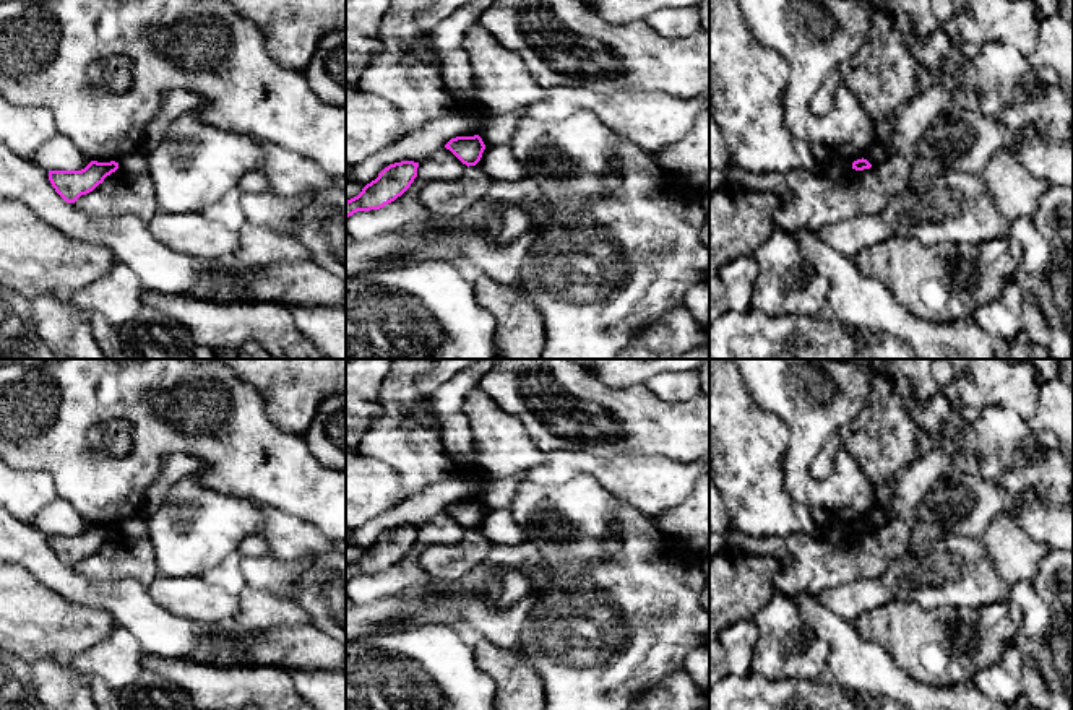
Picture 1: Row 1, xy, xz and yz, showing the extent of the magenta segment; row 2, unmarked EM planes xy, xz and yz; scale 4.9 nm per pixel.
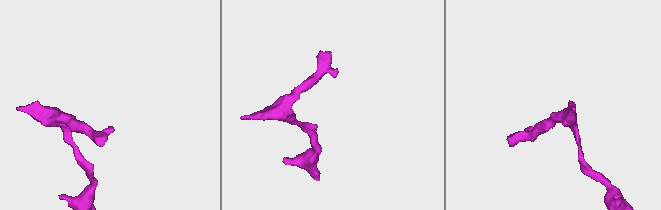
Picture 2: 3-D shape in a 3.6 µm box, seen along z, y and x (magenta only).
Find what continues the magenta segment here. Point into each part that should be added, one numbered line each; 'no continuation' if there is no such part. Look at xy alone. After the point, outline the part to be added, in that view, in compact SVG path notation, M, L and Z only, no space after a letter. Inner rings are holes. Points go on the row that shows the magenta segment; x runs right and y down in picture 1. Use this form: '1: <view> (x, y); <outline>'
no continuation

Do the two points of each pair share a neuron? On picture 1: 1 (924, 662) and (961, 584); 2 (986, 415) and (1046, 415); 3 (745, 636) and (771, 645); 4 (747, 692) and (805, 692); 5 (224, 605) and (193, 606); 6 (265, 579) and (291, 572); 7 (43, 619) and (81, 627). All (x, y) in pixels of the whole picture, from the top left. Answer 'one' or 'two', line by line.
1: two
2: two
3: two
4: one
5: one
6: one
7: one

